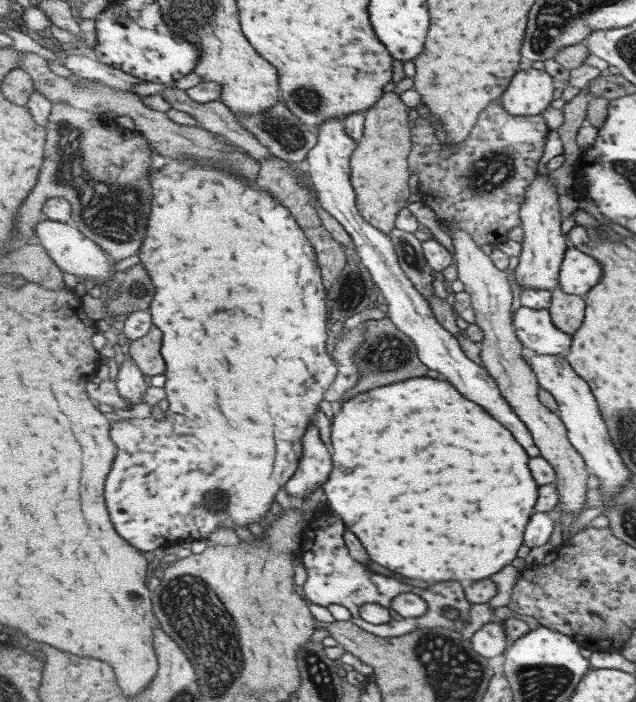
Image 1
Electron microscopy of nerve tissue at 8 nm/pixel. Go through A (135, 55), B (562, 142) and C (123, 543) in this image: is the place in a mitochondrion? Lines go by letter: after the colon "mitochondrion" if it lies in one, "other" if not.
A: other
B: other
C: other

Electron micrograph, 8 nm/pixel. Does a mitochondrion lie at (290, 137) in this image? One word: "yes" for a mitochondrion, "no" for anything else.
yes

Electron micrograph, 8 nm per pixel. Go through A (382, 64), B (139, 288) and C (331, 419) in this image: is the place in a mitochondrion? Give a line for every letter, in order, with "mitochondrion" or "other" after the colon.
A: other
B: mitochondrion
C: other

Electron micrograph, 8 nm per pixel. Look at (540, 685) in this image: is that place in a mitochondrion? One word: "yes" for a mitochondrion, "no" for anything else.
yes

